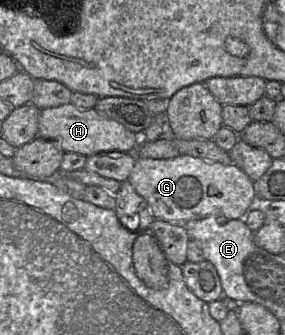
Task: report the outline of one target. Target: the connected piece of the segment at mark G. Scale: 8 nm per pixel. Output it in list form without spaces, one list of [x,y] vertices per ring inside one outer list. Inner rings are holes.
[[[179,155],[172,159],[137,158],[128,180],[149,204],[155,220],[184,224],[210,215],[244,219],[256,205],[253,181],[236,165]]]

